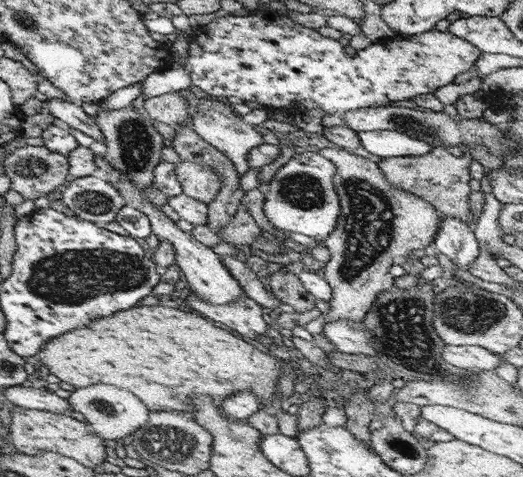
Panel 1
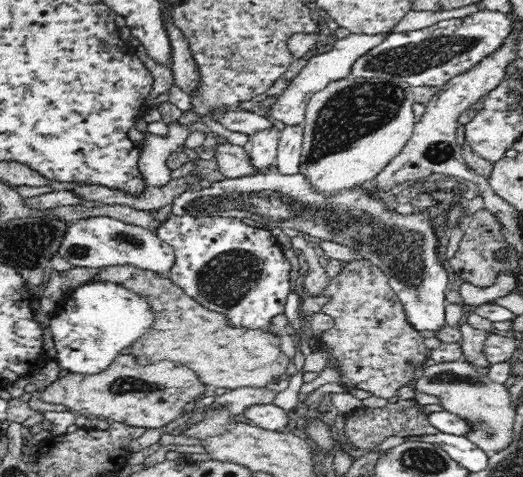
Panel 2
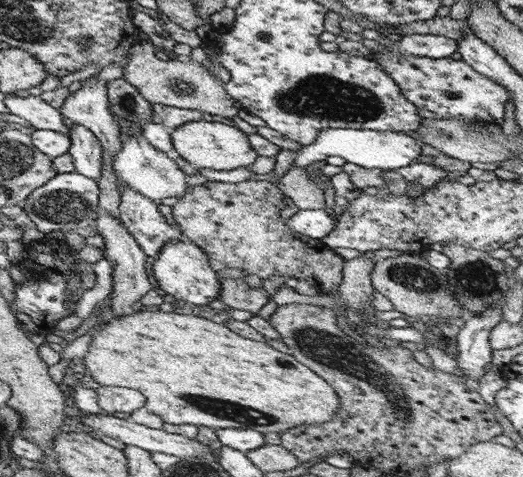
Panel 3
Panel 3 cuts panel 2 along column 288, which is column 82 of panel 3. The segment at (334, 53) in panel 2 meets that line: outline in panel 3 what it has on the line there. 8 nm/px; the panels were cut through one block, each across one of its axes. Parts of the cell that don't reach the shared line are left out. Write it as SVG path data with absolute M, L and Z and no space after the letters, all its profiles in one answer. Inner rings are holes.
M89 77L81 83L80 90L74 91L66 102L60 107L66 121L84 126L93 132L101 142L103 148L103 166L111 162L114 153L117 153L121 147L121 132L117 121L112 116L109 98L107 96L107 86L104 86L98 80L98 77Z

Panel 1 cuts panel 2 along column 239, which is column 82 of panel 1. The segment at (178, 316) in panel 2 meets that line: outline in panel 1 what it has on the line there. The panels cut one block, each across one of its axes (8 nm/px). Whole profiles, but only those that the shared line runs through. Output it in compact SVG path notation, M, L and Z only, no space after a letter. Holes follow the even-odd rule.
M140 306L124 312L116 312L114 318L94 320L86 328L66 332L48 340L35 355L35 364L48 367L50 373L61 382L72 384L75 388L84 388L104 382L120 386L136 394L150 411L173 411L176 413L192 412L194 406L186 406L186 398L196 394L210 394L214 403L222 401L238 391L252 391L258 395L260 406L270 406L277 392L277 382L281 372L281 360L264 354L253 348L232 332L212 326L208 320L166 306Z

